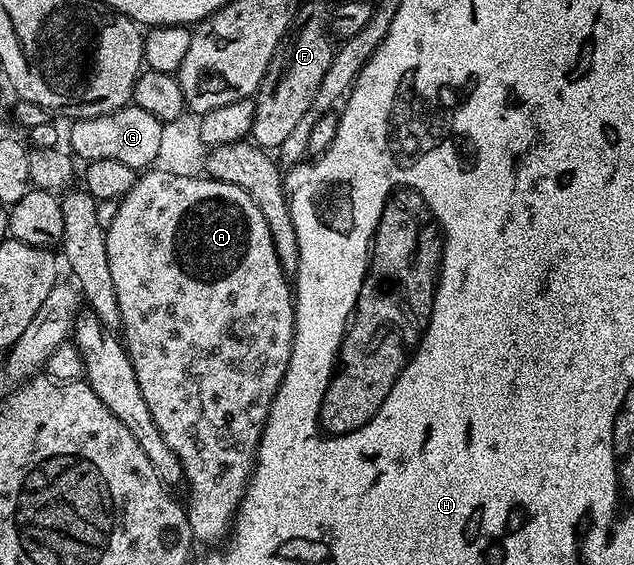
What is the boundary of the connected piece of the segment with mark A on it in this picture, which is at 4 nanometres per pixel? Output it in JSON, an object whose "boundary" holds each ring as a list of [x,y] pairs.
{"boundary":[[[153,167],[142,172],[131,187],[131,191],[127,191],[125,196],[116,202],[117,210],[114,211],[110,221],[108,218],[105,229],[107,267],[111,269],[111,283],[115,285],[115,299],[119,303],[121,316],[119,333],[131,359],[135,379],[139,379],[139,391],[143,391],[143,403],[147,403],[147,411],[151,411],[151,419],[155,419],[155,427],[159,427],[167,447],[175,451],[185,472],[185,481],[187,486],[189,485],[187,512],[191,531],[198,542],[217,540],[220,542],[230,532],[233,518],[237,516],[237,507],[241,504],[245,486],[253,474],[253,463],[257,460],[257,444],[261,442],[261,432],[269,417],[269,408],[287,371],[287,363],[291,359],[295,293],[291,288],[290,278],[281,269],[279,255],[275,255],[271,227],[267,225],[267,219],[263,211],[259,211],[255,199],[251,199],[251,195],[247,195],[243,187],[235,187],[235,183],[216,181],[208,175],[184,177],[181,173],[168,173],[165,169],[157,168]]]}

